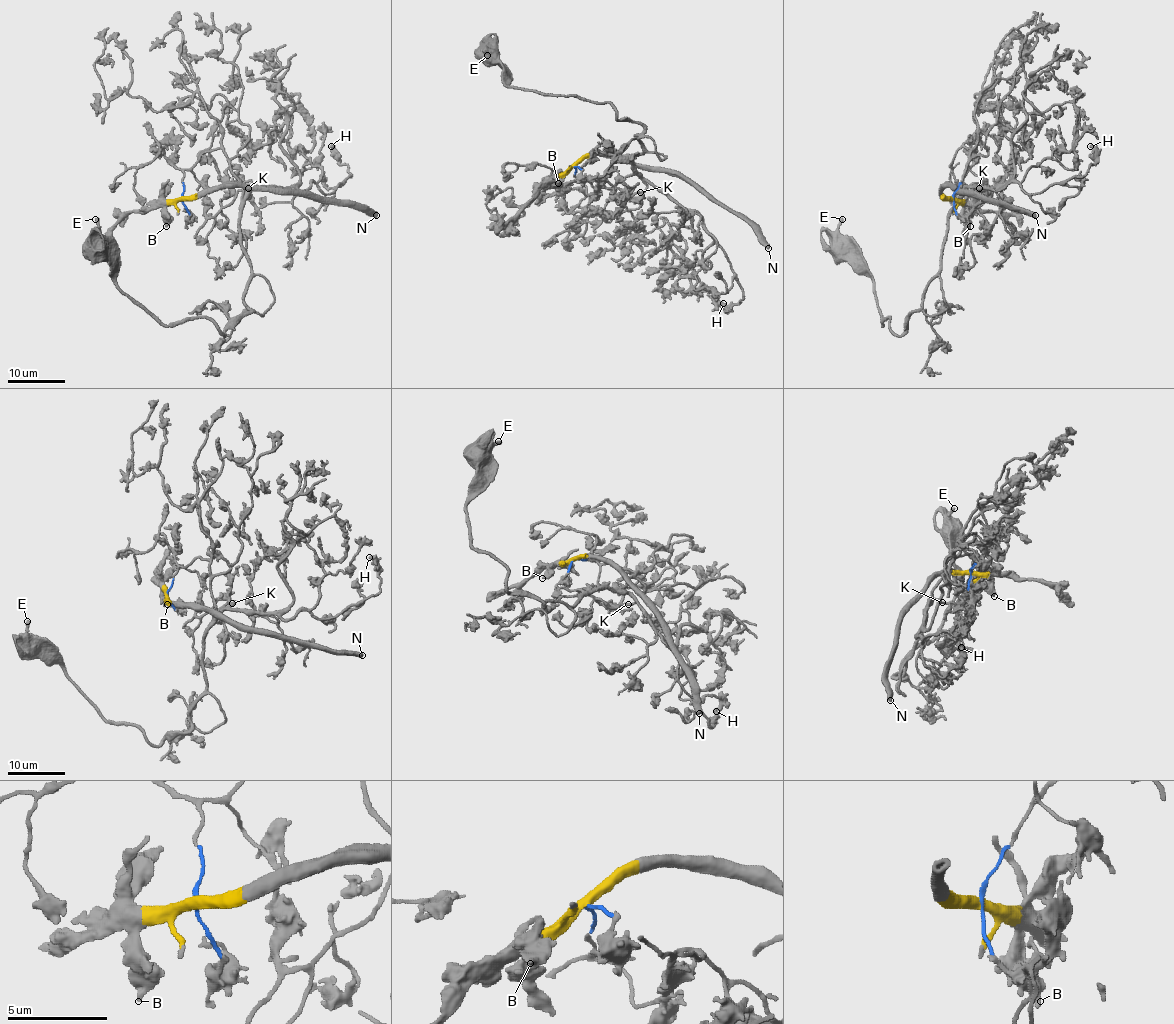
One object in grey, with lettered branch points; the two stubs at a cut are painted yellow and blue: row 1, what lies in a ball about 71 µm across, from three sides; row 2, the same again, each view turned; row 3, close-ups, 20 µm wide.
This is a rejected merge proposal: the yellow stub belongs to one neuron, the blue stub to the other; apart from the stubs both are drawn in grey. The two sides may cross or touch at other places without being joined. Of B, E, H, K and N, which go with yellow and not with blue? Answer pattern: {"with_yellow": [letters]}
{"with_yellow": ["B", "N"]}

